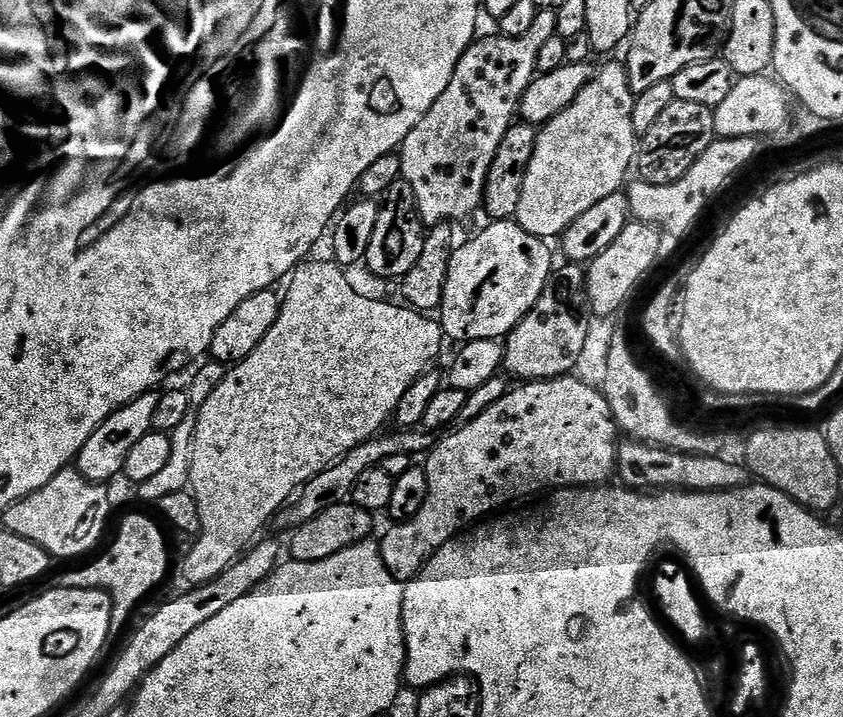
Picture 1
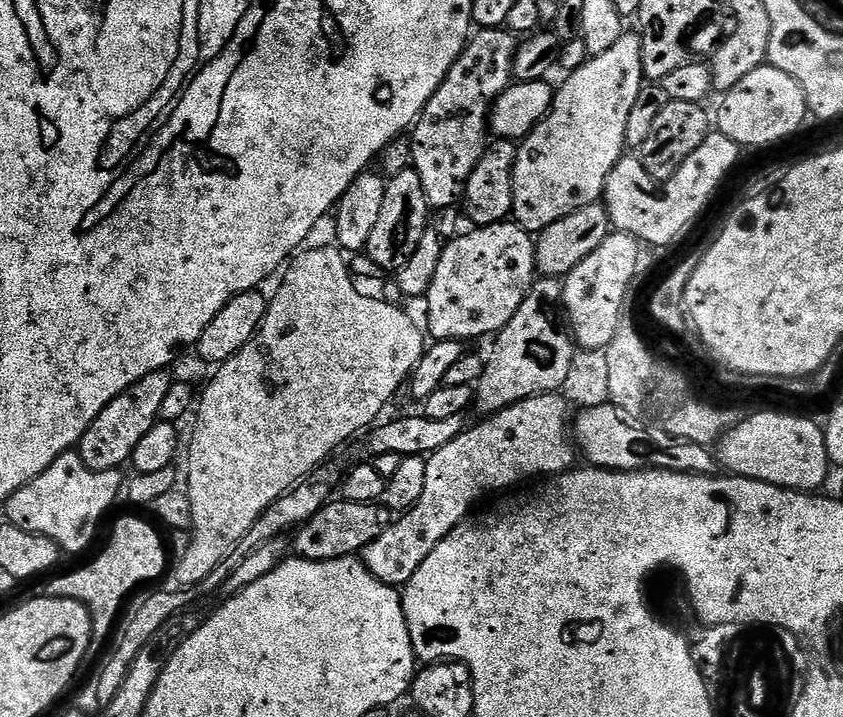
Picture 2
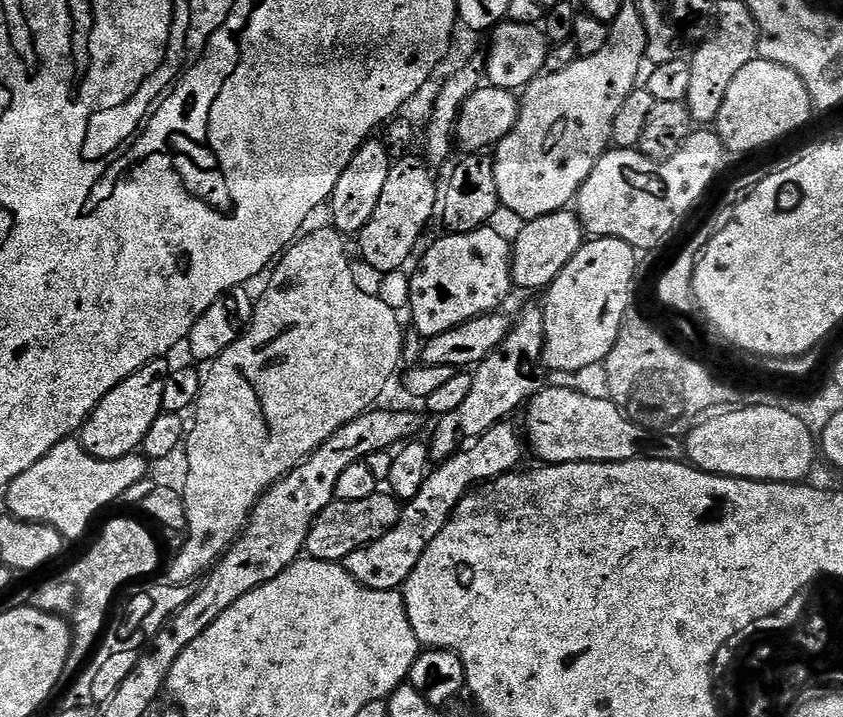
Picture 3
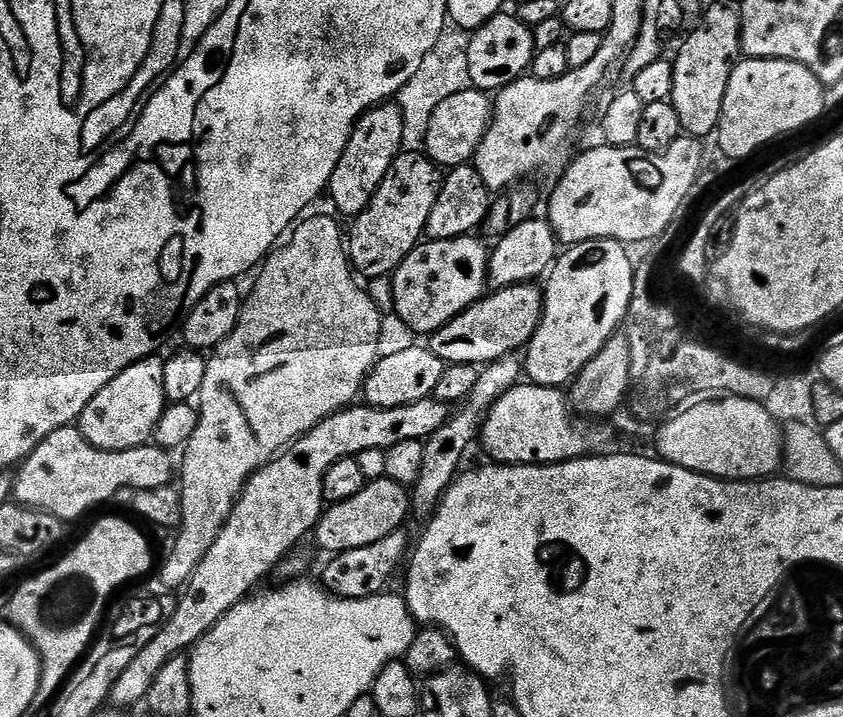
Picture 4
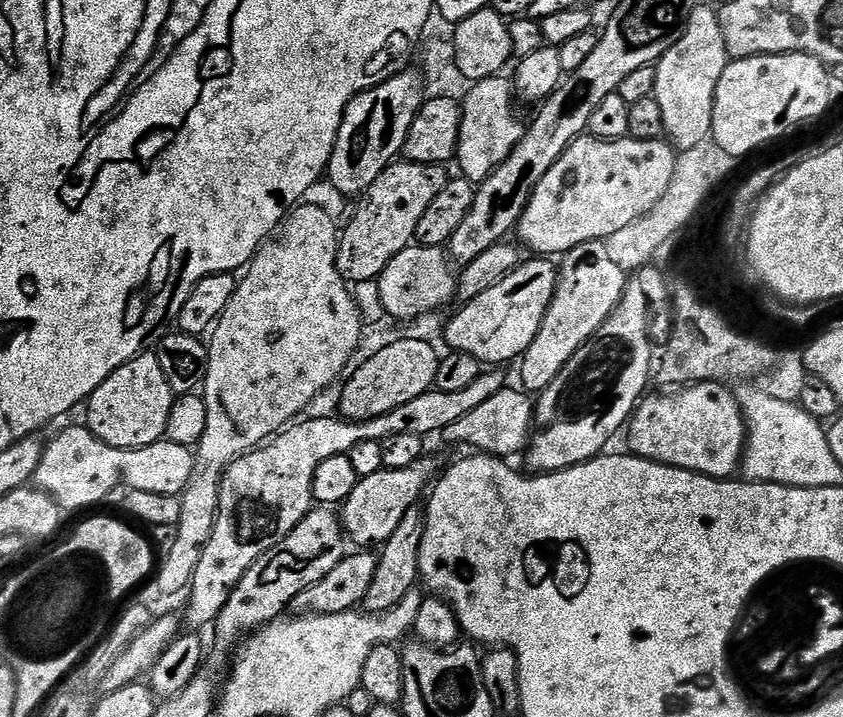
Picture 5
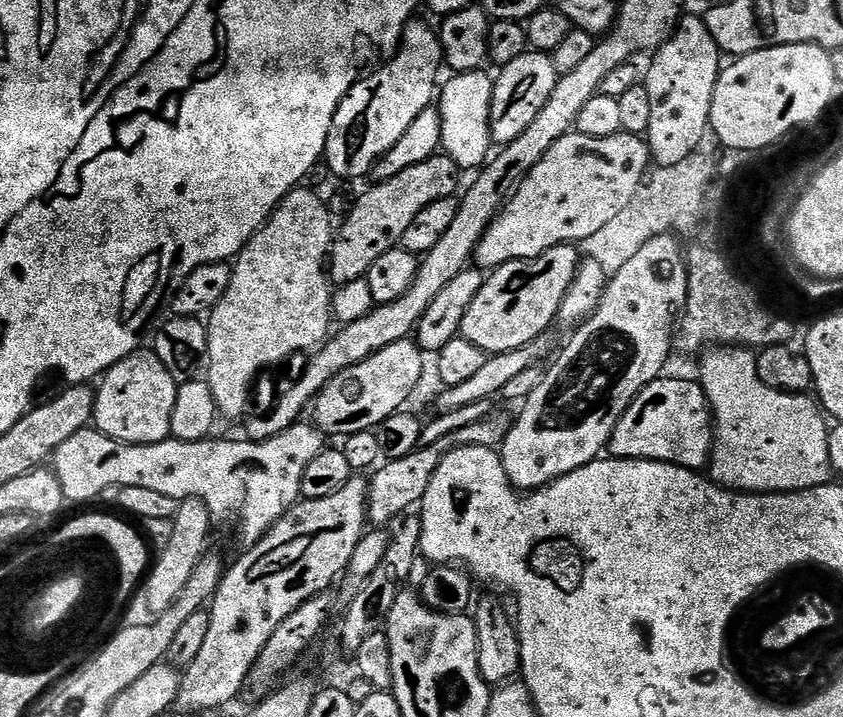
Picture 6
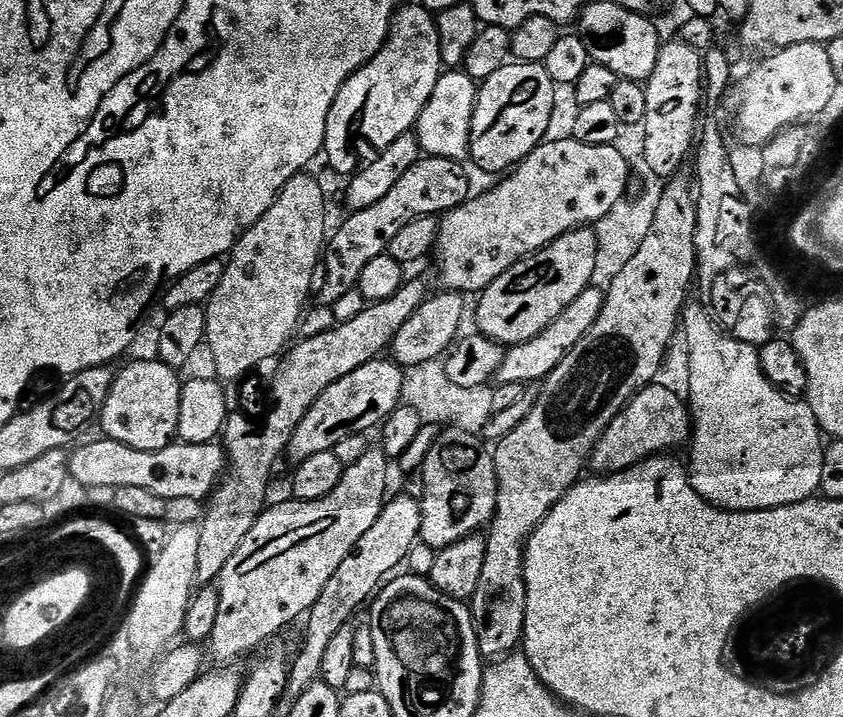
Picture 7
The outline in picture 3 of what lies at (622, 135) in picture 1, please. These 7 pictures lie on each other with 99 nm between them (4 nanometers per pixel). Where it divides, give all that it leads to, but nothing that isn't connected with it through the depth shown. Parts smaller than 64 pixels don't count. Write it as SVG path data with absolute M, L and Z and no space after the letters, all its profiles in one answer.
M629 2L626 6L622 6L618 18L612 21L608 30L608 37L606 38L606 46L602 46L602 50L598 50L598 54L580 56L570 66L566 66L566 70L541 74L527 88L523 89L518 122L514 126L514 130L510 130L510 134L506 134L506 138L502 138L502 142L496 145L492 161L494 166L494 182L498 182L498 198L505 213L507 211L513 212L514 215L521 216L521 221L527 222L534 218L542 218L546 214L563 212L575 201L576 195L580 192L580 187L584 185L586 178L590 178L594 166L604 156L605 152L609 151L612 144L614 122L618 118L618 110L622 110L622 102L626 102L626 98L630 98L630 94L638 86L639 80L636 79L640 76L640 67L646 64L647 55L646 26L642 22L642 14L635 3Z

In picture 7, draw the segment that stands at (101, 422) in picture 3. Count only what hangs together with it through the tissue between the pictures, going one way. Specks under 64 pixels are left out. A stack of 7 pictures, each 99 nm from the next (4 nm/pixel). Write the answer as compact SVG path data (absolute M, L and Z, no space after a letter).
M159 358L136 360L115 373L112 389L100 410L98 424L104 427L103 435L117 440L134 450L162 450L173 443L178 426L180 390L182 380L177 369Z

